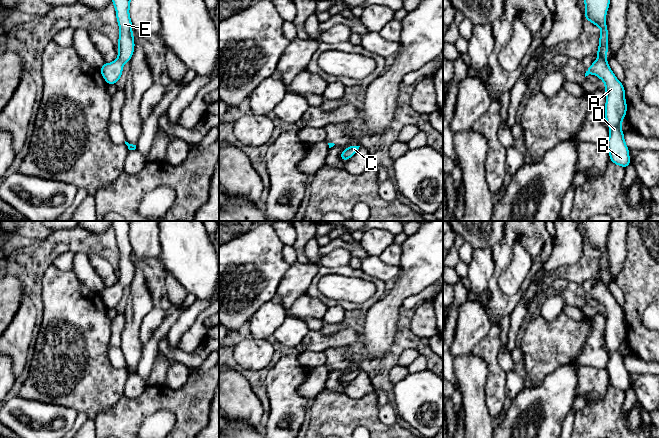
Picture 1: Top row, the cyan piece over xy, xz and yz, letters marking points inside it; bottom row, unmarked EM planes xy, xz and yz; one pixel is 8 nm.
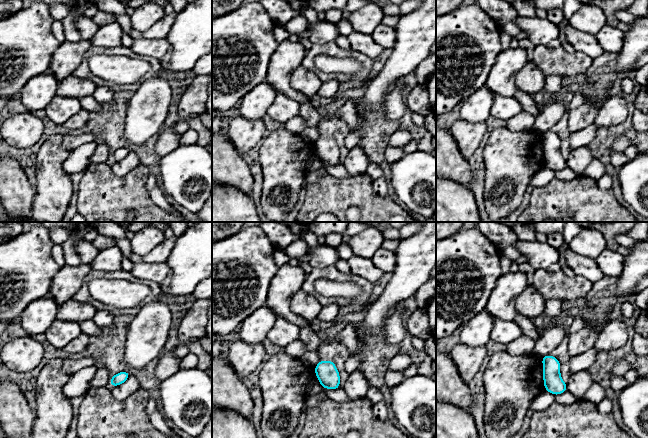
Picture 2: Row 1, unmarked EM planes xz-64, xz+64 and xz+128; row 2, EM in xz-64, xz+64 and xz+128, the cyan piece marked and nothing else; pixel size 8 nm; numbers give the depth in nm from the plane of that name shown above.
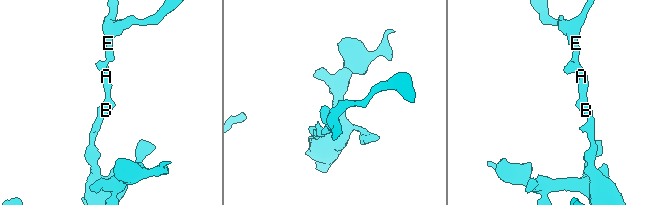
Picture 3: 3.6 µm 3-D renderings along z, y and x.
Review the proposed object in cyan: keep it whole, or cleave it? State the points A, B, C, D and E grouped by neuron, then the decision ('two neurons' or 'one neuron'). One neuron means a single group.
A B C D E; one neuron

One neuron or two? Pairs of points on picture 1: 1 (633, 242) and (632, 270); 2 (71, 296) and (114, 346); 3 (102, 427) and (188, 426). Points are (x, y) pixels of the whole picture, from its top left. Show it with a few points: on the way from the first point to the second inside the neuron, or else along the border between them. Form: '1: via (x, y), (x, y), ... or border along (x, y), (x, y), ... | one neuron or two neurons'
1: via (633, 249), (633, 263) | one neuron
2: border along (112, 319), (108, 347), (108, 360), (111, 364) | two neurons
3: via (125, 418), (145, 404), (170, 404) | one neuron

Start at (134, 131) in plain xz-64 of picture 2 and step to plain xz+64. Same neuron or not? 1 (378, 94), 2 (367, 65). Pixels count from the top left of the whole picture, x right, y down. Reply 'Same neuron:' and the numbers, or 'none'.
Same neuron: 1

